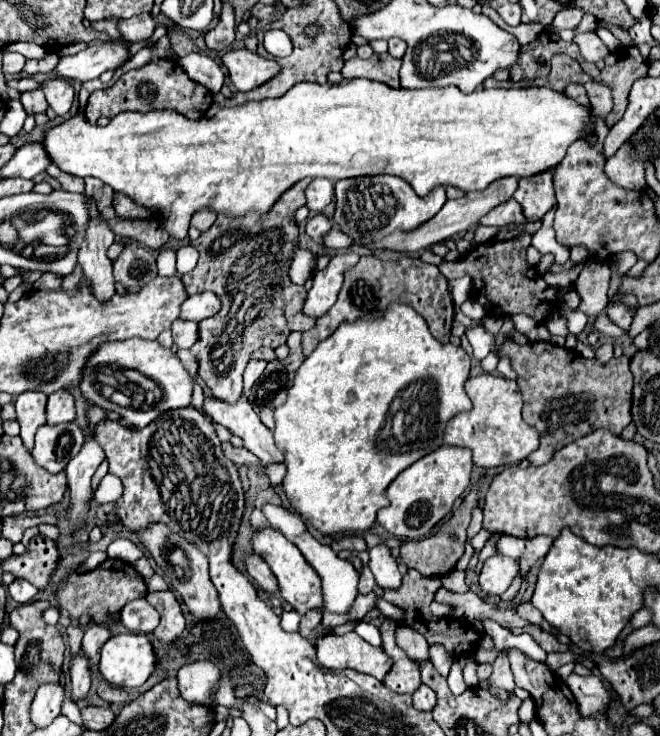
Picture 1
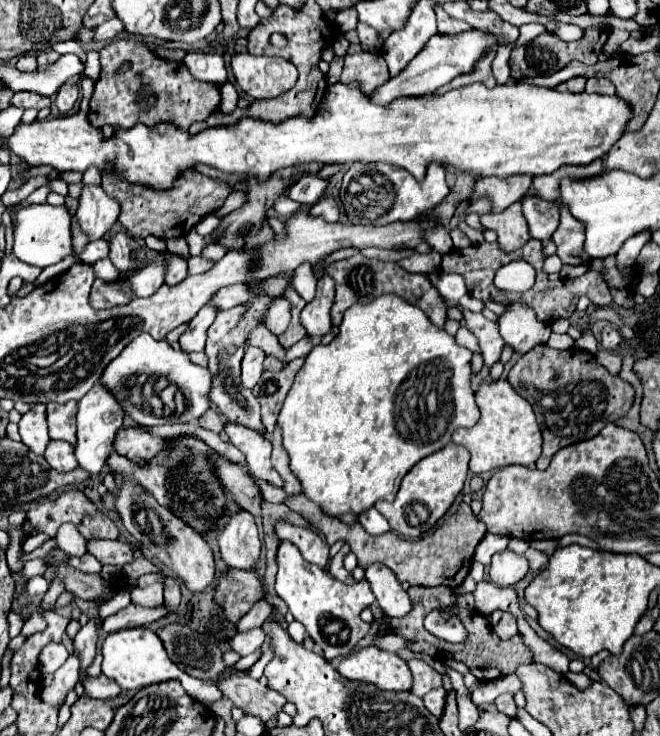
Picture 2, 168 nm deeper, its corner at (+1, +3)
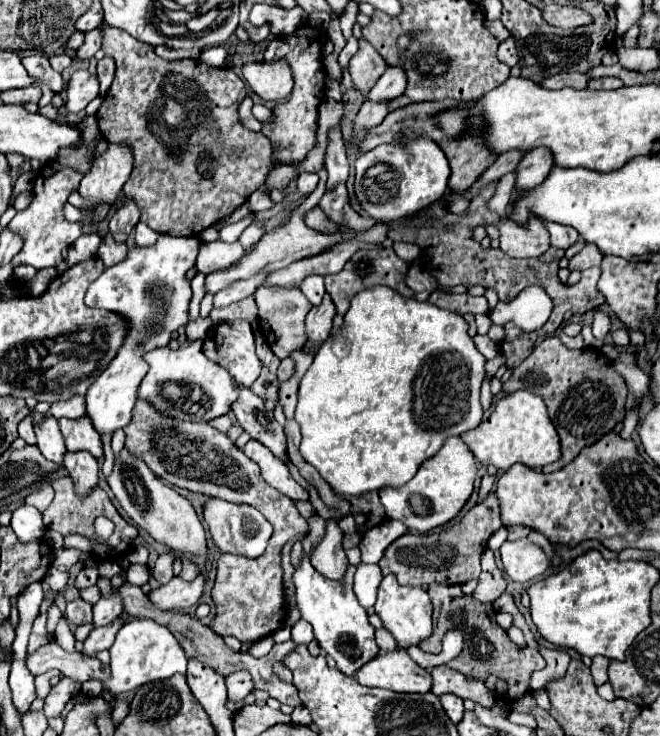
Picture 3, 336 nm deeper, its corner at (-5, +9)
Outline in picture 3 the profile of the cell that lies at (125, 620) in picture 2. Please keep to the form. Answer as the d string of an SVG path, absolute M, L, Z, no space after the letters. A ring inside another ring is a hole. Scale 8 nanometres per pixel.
M198 575L194 581L184 581L180 577L174 577L170 583L150 591L150 601L160 609L186 609L192 605L198 605L202 593L204 593L206 577Z

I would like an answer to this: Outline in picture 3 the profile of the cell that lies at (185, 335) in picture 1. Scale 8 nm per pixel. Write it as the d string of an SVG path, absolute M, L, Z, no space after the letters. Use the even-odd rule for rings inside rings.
M262 273L262 275L254 275L252 279L228 285L226 289L222 289L214 295L214 307L224 307L224 305L230 305L230 303L236 303L240 299L254 295L254 291L266 281L266 277L268 277L268 273Z

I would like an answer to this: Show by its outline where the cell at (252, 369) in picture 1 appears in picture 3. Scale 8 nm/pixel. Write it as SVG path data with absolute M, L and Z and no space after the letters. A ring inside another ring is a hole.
M244 319L216 323L204 339L204 355L224 367L244 387L250 387L262 369L254 351L252 327Z

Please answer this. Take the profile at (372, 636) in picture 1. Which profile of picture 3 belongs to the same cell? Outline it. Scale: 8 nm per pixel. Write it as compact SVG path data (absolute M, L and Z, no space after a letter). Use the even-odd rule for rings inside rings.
M306 557L302 559L300 567L294 571L296 607L300 609L302 619L314 627L314 637L318 645L336 661L338 669L348 677L354 677L362 665L366 665L380 653L374 641L374 627L368 623L366 609L358 603L352 591L354 571L356 569L350 565L344 581L338 583L322 577Z

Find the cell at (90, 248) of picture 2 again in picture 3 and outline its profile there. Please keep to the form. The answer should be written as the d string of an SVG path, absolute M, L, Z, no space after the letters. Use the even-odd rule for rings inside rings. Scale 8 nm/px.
M96 233L82 235L80 239L76 239L68 247L68 259L66 259L66 263L72 267L72 265L76 265L80 261L86 261L86 259L94 257L96 251L98 251L98 245L100 245L100 237Z

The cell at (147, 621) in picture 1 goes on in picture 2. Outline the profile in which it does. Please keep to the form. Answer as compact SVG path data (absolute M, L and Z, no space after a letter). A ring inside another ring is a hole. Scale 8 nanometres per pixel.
M154 583L154 585L146 587L146 589L134 587L134 589L130 589L130 597L132 597L132 603L136 603L136 605L160 607L164 603L164 599L162 599L162 583Z

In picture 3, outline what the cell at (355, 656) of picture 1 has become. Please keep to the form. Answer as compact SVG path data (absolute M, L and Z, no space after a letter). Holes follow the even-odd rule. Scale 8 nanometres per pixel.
M406 651L380 653L358 671L356 681L364 687L380 687L396 693L428 693L432 687L430 671L416 665Z

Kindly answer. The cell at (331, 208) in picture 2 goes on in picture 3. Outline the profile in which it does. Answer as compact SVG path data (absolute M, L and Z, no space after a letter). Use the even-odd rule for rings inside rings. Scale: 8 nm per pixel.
M336 127L328 133L328 149L324 165L328 169L328 189L348 179L348 157L346 157L346 143L342 137L342 129Z

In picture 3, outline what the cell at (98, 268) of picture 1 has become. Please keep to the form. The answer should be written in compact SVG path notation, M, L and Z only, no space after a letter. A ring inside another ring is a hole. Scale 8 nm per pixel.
M108 143L106 151L94 157L92 169L84 175L80 183L80 195L92 203L104 201L108 205L116 203L124 183L132 173L134 157L130 147Z

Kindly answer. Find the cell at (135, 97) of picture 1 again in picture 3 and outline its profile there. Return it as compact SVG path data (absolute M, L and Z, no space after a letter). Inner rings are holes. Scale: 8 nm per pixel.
M106 23L100 25L102 29L102 49L108 57L112 57L116 61L116 77L112 81L112 87L108 91L108 97L104 99L96 121L100 127L100 133L106 141L110 143L126 143L132 147L134 151L134 171L130 175L130 179L124 185L124 195L132 197L138 207L142 207L142 223L146 223L150 229L158 231L158 233L168 233L172 237L190 237L196 233L202 233L204 229L216 225L218 221L222 221L226 215L230 215L232 211L236 211L242 203L248 201L248 197L260 187L264 185L268 173L274 169L274 159L272 159L272 143L266 135L262 133L254 133L250 129L246 129L238 117L238 107L246 97L246 85L244 81L228 67L208 67L202 61L194 61L194 59L176 59L176 61L166 61L162 57L158 57L154 53L154 49L150 45L138 43L138 39L134 39L132 35L126 35L126 31L118 31Z

